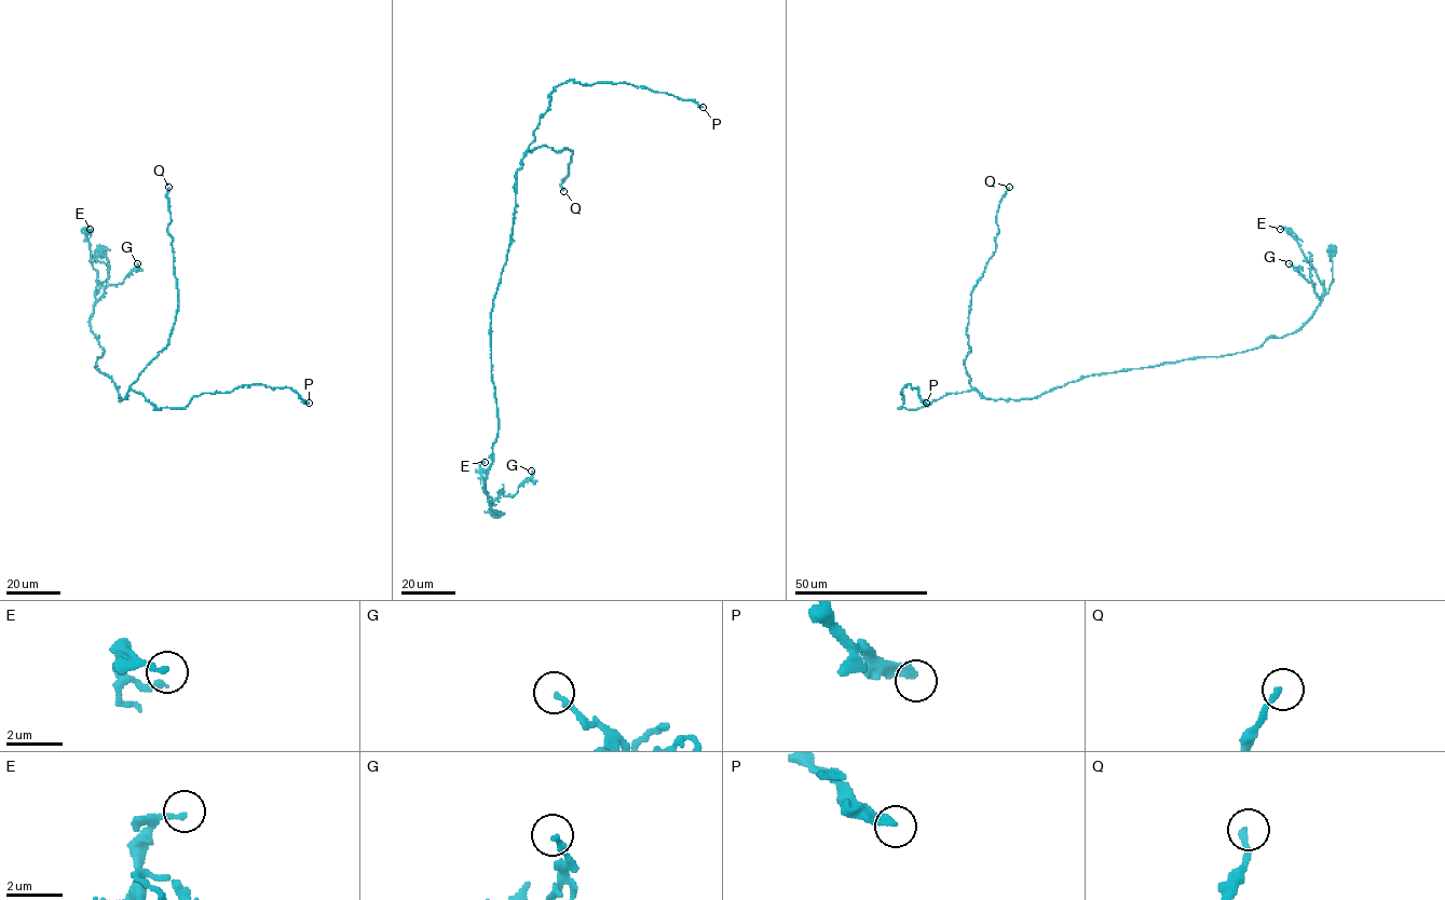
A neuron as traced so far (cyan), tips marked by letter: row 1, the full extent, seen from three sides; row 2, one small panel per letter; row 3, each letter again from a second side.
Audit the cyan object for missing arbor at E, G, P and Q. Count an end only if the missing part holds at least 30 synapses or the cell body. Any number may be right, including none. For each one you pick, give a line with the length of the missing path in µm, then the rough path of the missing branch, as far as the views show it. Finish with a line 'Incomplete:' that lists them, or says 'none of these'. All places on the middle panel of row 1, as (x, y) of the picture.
Q: about 15 µm are missing
Incomplete: Q

